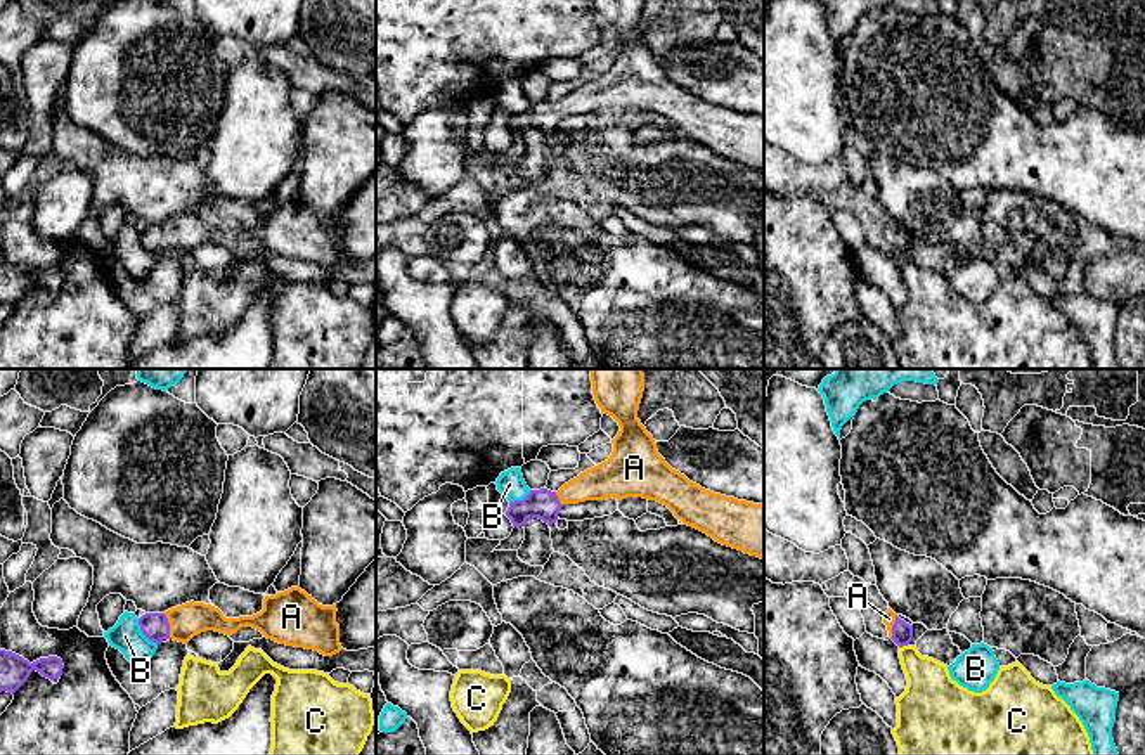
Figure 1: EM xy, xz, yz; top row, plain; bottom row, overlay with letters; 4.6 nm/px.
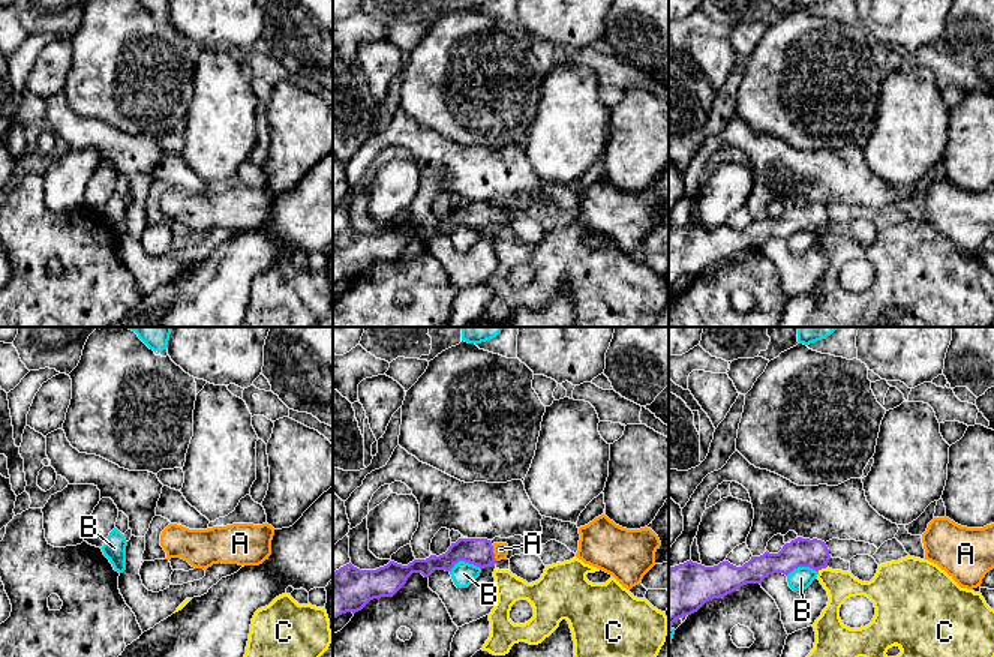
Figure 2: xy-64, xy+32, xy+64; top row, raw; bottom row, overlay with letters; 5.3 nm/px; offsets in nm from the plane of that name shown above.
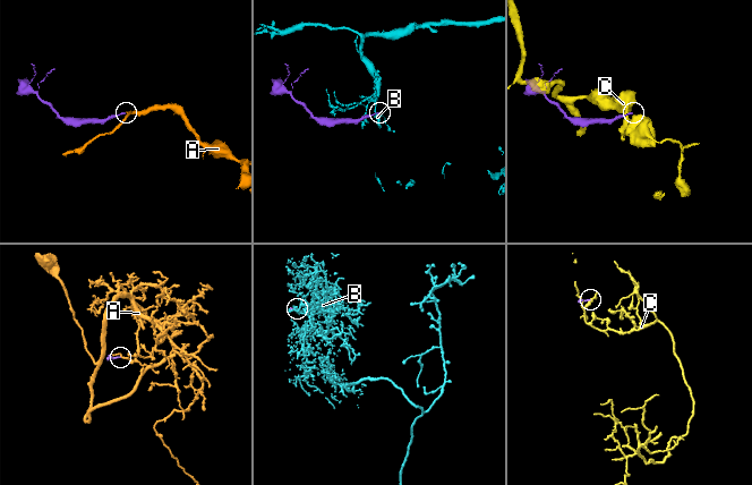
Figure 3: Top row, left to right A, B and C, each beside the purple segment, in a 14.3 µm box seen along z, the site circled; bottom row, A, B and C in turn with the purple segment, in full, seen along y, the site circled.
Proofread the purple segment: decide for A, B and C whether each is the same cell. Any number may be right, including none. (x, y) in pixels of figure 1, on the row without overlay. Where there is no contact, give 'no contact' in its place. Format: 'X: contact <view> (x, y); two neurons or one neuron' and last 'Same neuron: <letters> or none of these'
A: contact xy (168, 238); one neuron
B: contact xy (142, 245); two neurons
C: contact yz (903, 257); two neurons
Same neuron: A

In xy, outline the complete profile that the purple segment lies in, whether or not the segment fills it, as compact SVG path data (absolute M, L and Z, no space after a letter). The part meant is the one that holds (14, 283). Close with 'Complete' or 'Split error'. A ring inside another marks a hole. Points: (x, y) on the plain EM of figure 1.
M0 261L0 305L16 305L29 289L33 282L54 293L62 287L62 272L57 268L40 270L33 275L23 268Z. Complete

